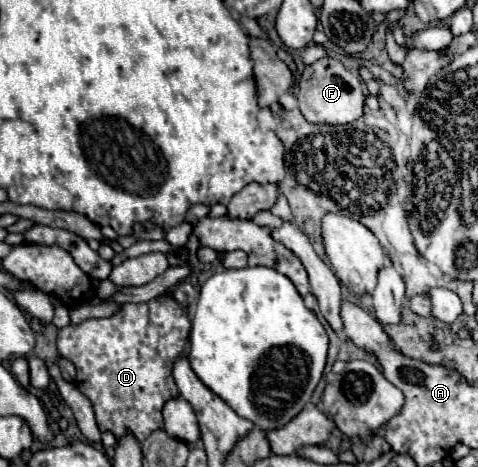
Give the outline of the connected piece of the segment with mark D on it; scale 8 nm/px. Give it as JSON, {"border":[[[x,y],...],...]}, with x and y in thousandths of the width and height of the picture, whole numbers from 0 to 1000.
{"border":[[[349,634],[299,651],[257,651],[232,681],[190,681],[123,707],[123,758],[157,779],[157,827],[190,857],[207,921],[232,921],[245,938],[274,921],[299,946],[316,925],[341,916],[341,865],[370,848],[358,788],[387,749],[395,707],[391,660]]]}

